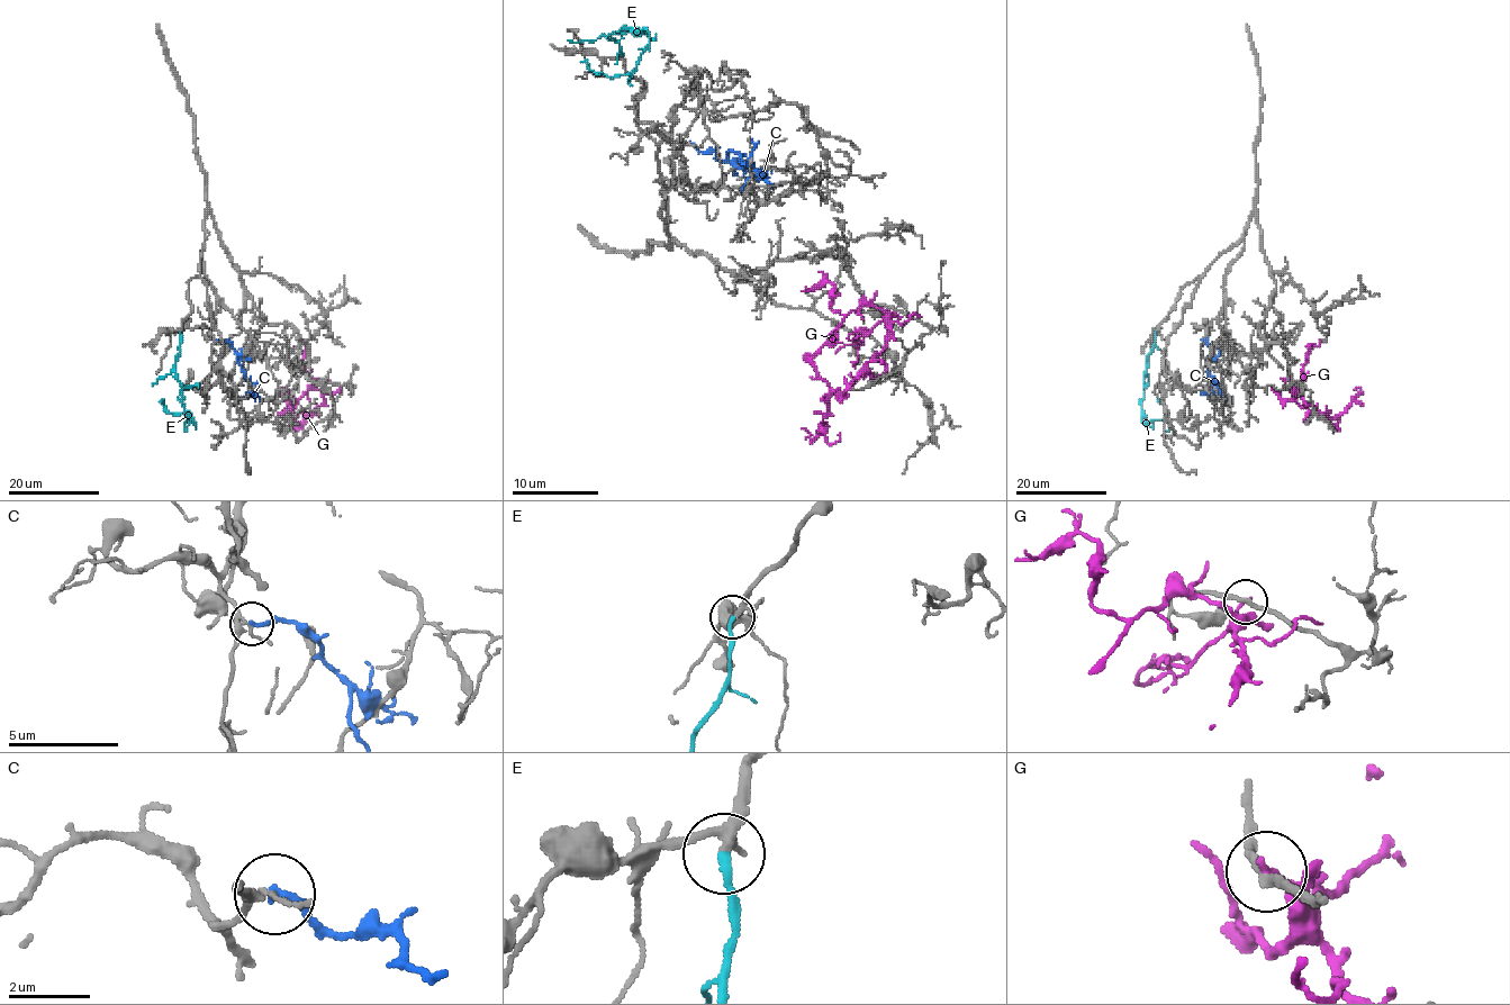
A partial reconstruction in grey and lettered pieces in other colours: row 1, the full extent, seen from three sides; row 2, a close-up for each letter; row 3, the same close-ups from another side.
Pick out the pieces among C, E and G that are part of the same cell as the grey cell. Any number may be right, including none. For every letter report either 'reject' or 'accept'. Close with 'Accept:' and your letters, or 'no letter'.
C: reject
E: accept
G: reject
Accept: E

